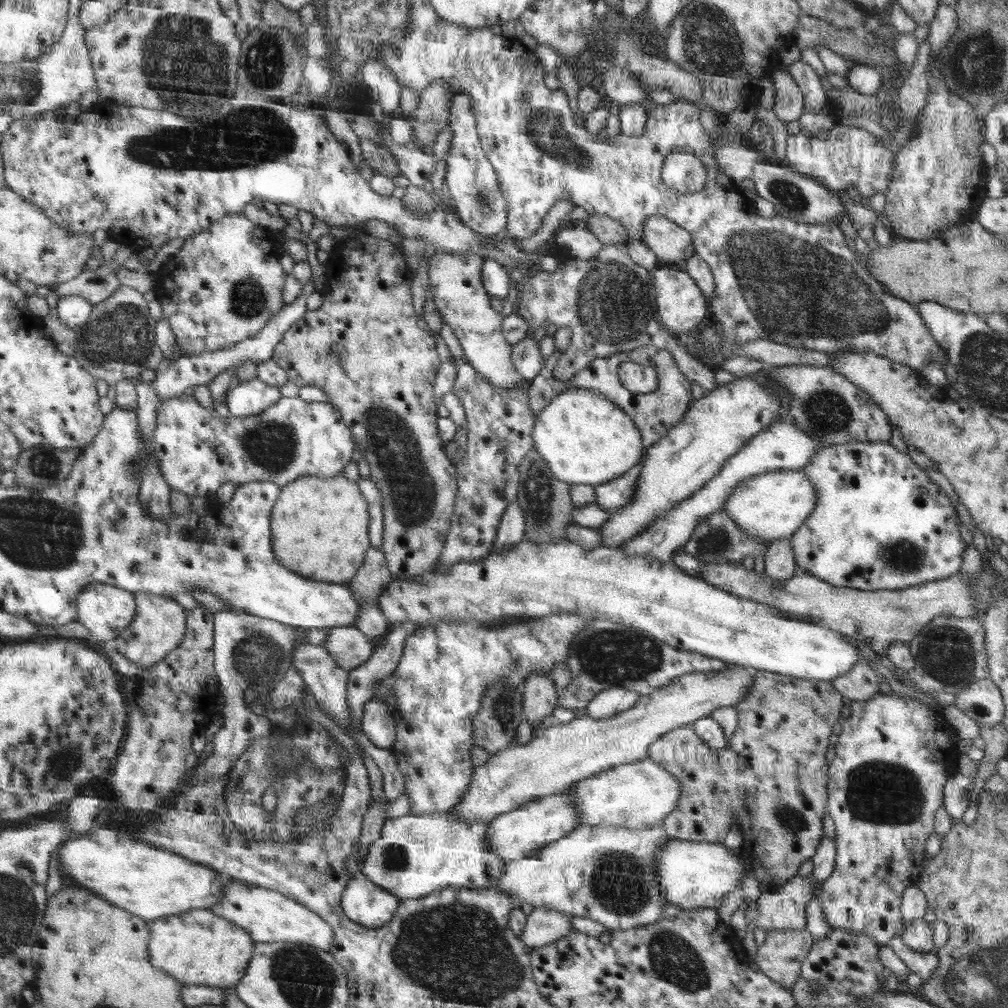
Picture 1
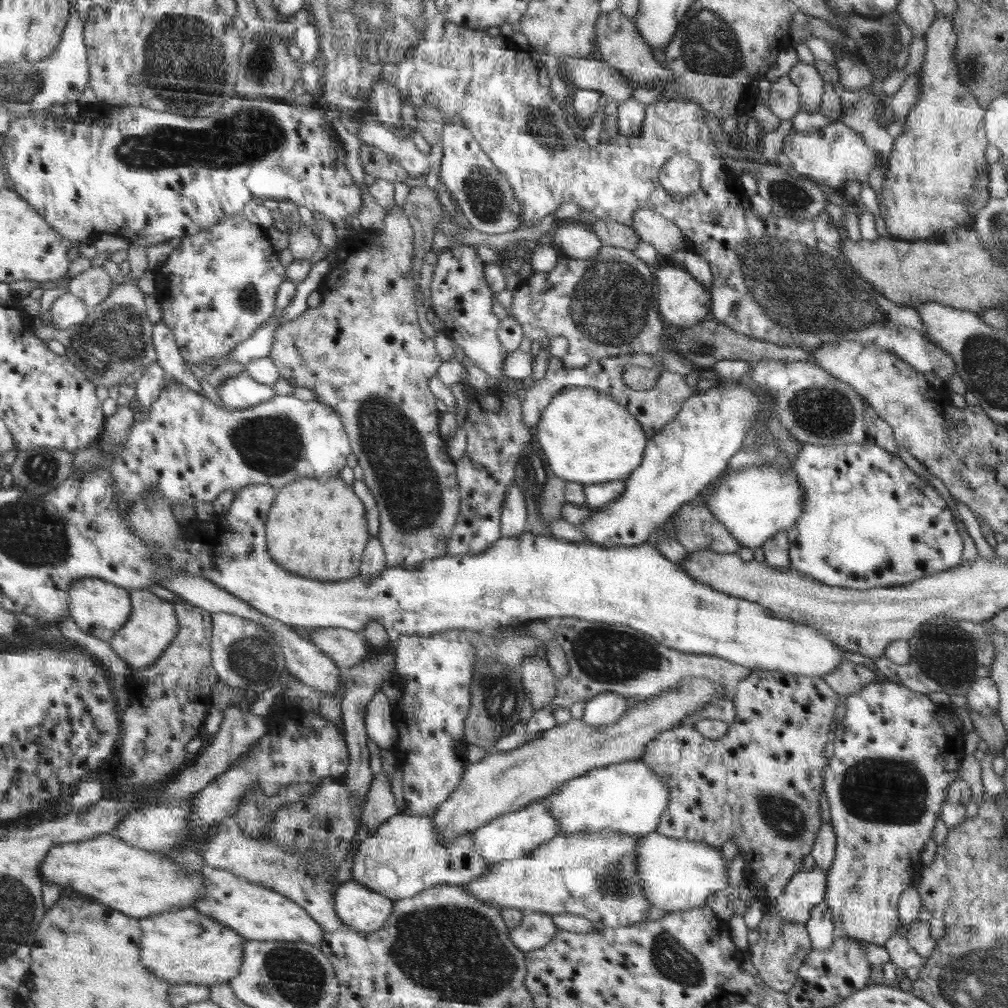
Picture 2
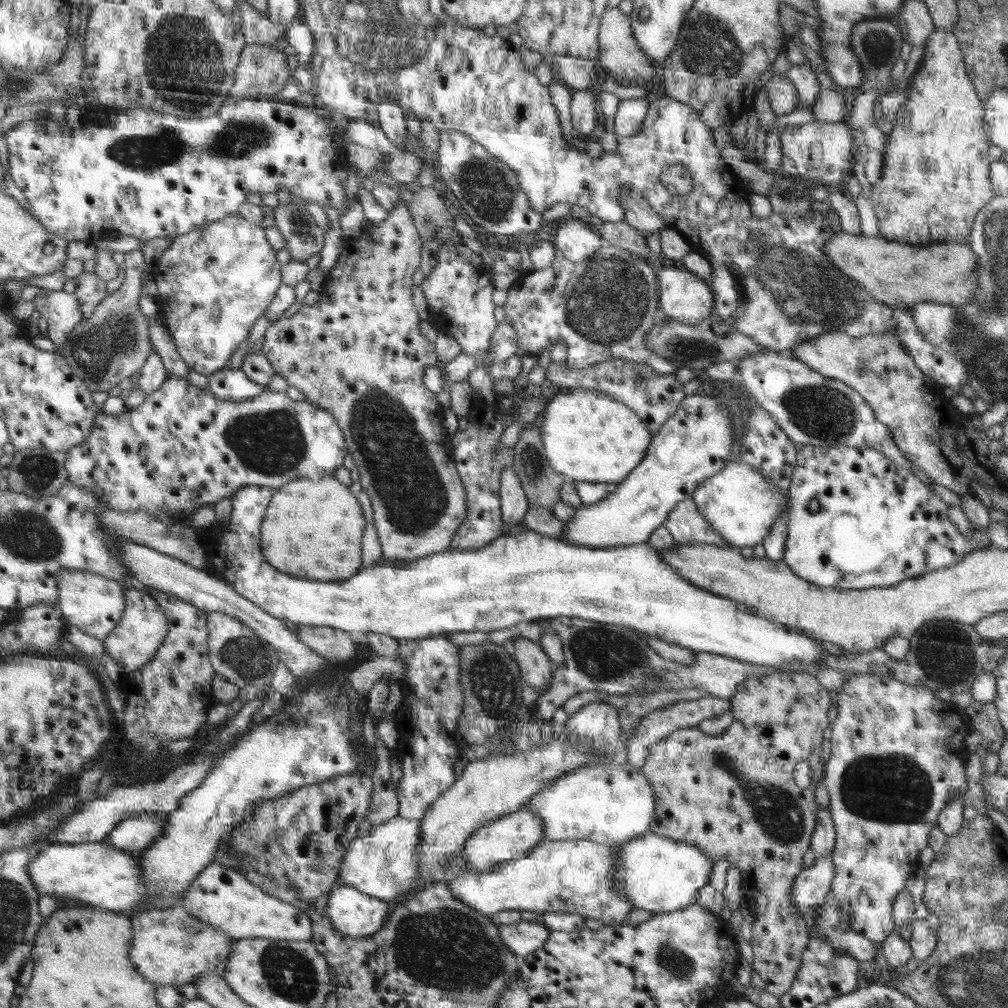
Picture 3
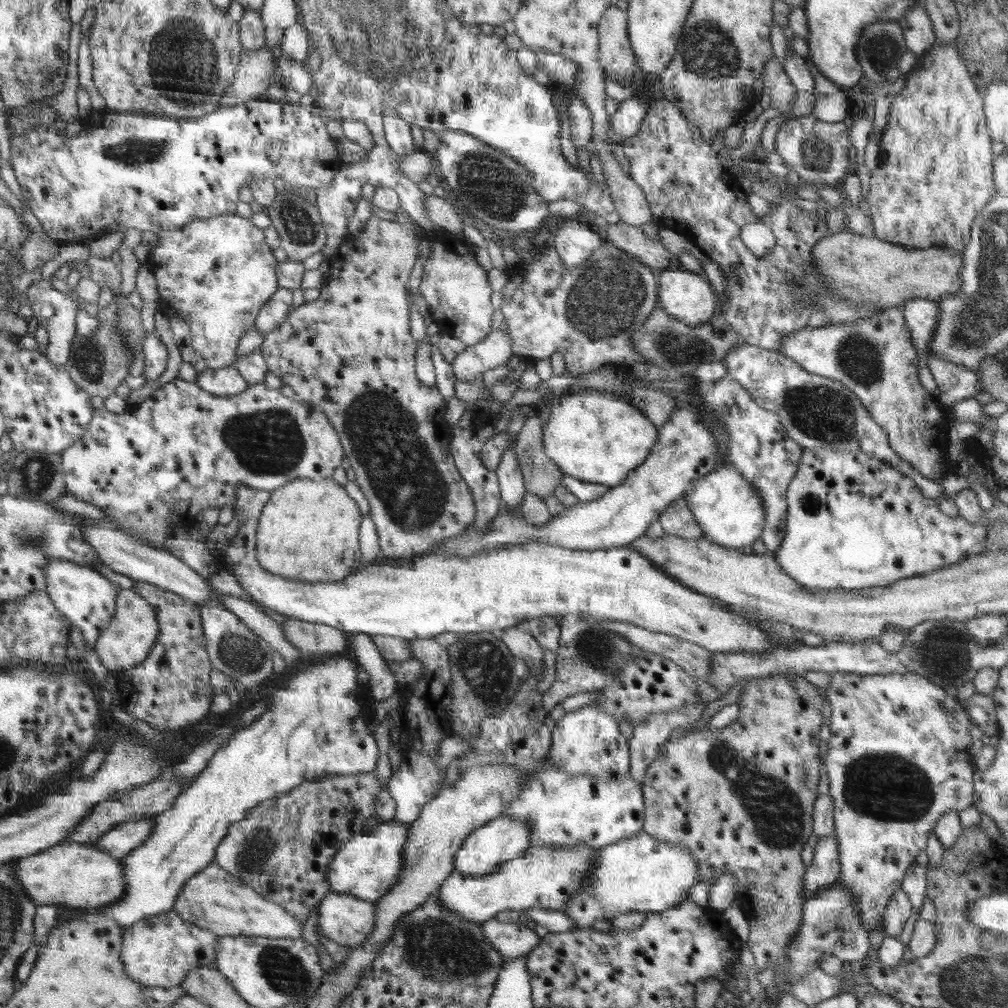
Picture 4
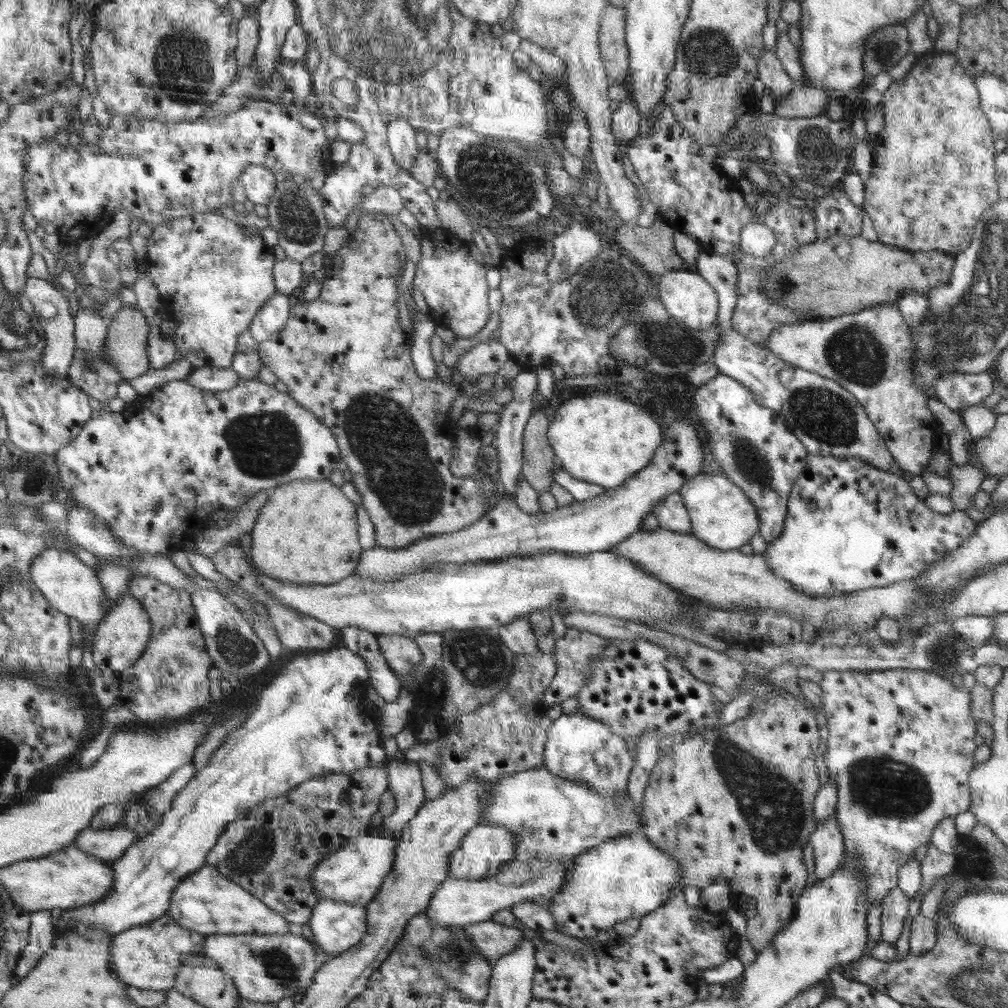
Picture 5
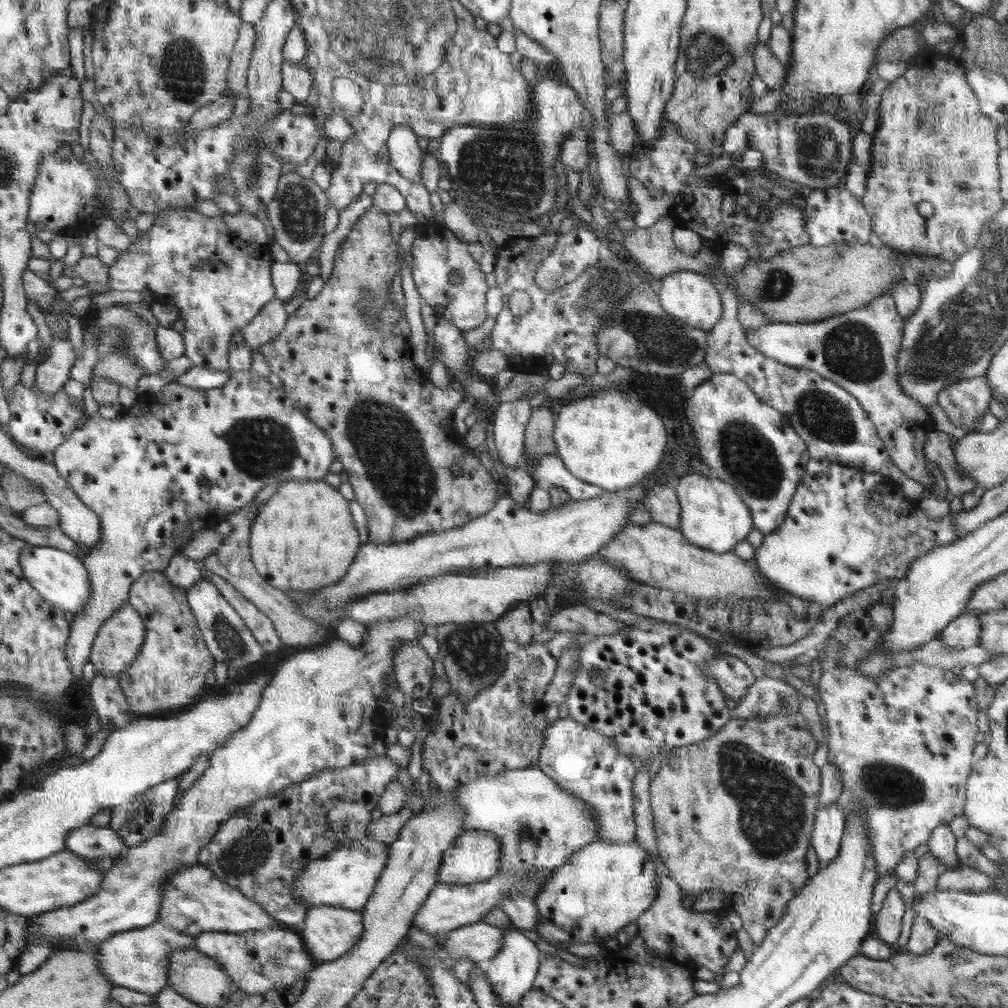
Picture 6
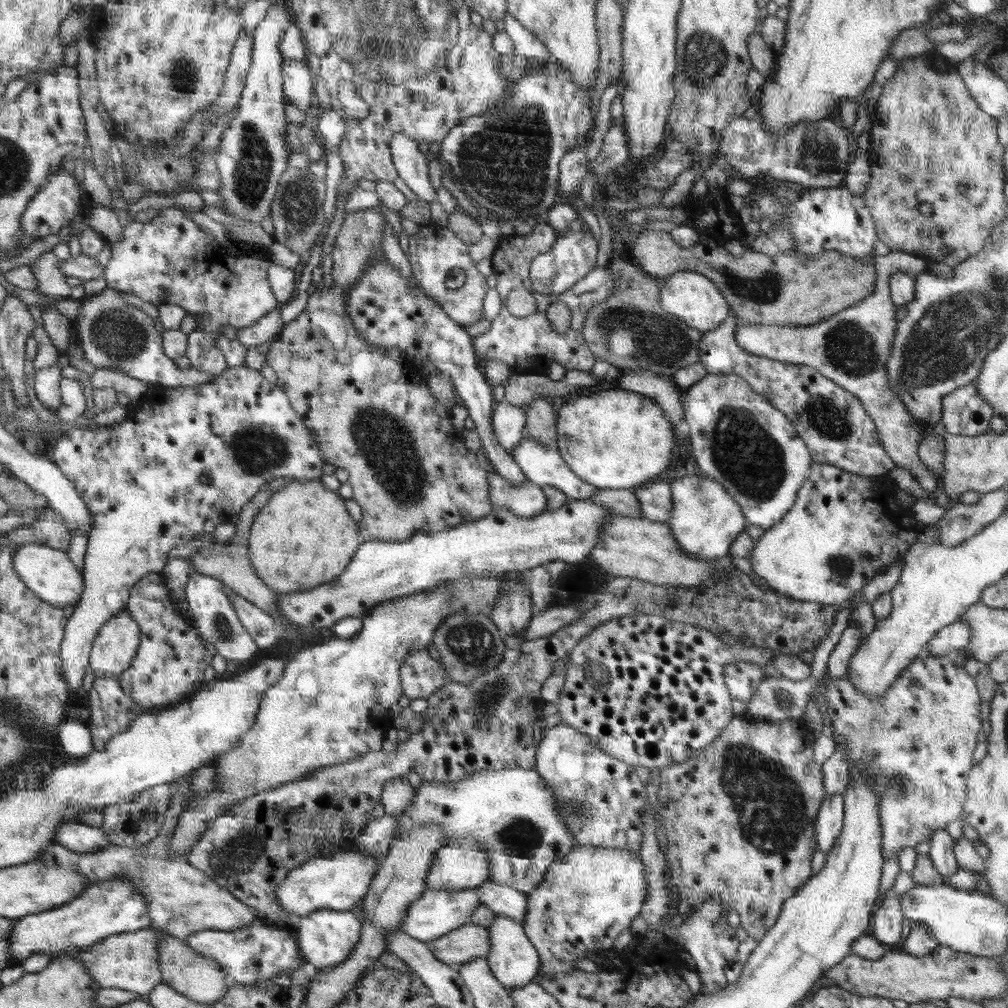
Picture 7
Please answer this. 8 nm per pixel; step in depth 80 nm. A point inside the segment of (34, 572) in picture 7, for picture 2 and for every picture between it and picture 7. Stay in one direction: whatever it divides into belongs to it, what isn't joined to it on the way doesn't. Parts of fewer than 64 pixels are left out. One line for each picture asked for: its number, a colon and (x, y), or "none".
2: (101, 608)
3: (93, 603)
4: (88, 599)
5: (73, 587)
6: (61, 578)

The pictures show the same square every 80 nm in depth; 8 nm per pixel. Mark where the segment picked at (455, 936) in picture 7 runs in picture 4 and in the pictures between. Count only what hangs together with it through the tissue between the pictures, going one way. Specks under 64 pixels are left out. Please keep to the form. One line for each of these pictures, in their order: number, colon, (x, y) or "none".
4: (512, 940)
5: (494, 940)
6: (480, 941)

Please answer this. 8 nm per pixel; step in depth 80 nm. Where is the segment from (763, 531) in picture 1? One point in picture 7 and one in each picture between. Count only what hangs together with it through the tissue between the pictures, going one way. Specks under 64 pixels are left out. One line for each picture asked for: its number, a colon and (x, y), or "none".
2: (755, 504)
3: (741, 504)
4: (731, 512)
5: (721, 515)
6: (714, 516)
7: (706, 519)

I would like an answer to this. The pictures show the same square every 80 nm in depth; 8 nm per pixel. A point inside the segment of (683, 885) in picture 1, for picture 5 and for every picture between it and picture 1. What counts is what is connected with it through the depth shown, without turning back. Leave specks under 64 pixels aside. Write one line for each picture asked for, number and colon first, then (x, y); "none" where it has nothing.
2: (677, 874)
3: (658, 874)
4: (638, 874)
5: (628, 877)

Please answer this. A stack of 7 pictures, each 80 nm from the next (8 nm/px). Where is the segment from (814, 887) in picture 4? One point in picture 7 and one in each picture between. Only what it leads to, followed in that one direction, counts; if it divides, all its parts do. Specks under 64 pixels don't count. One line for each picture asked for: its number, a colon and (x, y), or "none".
5: (827, 842)
6: (829, 824)
7: (829, 824)

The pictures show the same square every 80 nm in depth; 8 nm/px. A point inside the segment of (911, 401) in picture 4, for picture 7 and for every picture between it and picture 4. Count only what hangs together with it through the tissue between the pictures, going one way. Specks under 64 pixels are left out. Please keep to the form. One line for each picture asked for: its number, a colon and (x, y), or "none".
5: (868, 353)
6: (858, 350)
7: (851, 347)

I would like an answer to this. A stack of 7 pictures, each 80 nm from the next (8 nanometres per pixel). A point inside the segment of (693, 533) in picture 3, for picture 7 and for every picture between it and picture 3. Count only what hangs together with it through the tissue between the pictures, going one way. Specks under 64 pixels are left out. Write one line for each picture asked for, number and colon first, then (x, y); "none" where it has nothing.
4: (678, 520)
5: (672, 514)
6: (663, 503)
7: (656, 501)

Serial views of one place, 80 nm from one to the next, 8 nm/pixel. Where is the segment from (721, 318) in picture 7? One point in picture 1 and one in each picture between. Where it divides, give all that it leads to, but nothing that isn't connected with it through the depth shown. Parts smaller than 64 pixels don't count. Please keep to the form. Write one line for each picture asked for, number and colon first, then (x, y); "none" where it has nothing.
1: (682, 306)
2: (683, 302)
3: (685, 297)
4: (684, 295)
5: (686, 296)
6: (692, 297)

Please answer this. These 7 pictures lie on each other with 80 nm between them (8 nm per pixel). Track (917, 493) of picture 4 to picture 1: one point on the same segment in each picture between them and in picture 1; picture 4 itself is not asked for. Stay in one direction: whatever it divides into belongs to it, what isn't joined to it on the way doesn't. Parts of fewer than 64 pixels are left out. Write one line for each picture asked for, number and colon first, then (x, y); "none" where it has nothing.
1: (879, 522)
2: (868, 521)
3: (857, 521)

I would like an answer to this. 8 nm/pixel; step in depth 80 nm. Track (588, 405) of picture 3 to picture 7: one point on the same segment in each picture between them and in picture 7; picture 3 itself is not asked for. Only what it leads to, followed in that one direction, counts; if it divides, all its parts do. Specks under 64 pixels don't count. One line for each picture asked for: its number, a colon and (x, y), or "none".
4: (591, 436)
5: (601, 439)
6: (610, 440)
7: (607, 441)

